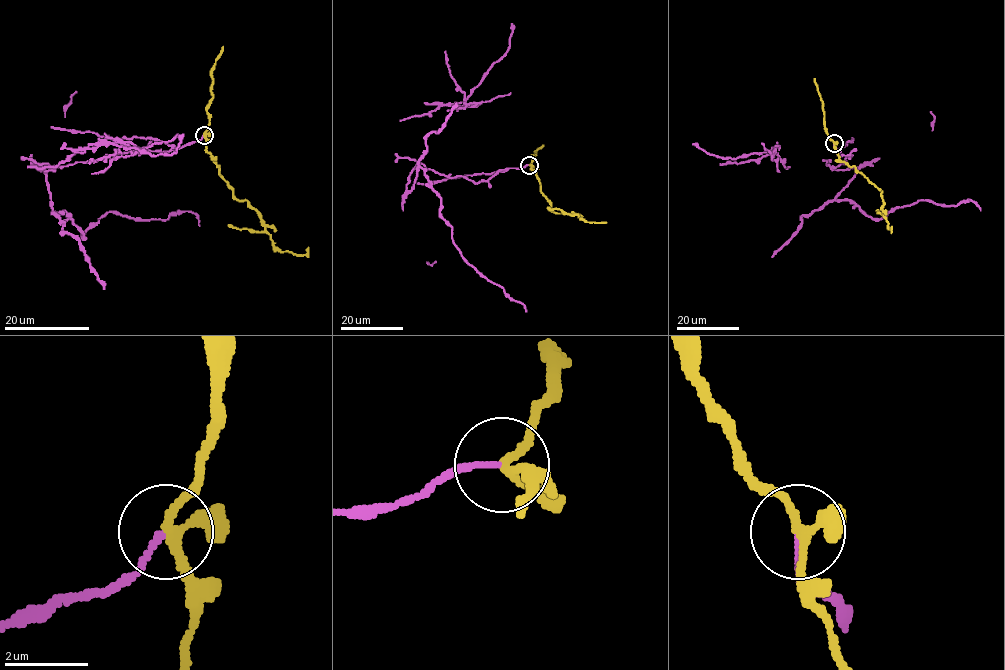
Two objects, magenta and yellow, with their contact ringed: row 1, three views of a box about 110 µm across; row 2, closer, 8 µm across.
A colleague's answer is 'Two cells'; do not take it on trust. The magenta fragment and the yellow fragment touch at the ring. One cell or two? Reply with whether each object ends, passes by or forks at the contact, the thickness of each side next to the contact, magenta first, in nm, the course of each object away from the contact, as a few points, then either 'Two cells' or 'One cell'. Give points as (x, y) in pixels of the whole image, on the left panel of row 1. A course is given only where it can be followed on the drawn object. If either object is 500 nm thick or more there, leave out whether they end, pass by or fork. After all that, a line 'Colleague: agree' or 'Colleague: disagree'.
At the ring magenta ends. At the ring yellow forks. Thickness 120 nm (magenta) against 180 nm. Course of magenta: (204, 135), (162, 152), (36, 167), (54, 211), (83, 237), (107, 212), (166, 219), (190, 211), (199, 226). Course of yellow: (204, 135), (218, 173), (232, 195), (261, 216), (276, 248), (305, 255), (308, 247). Two cells
Colleague: agree

